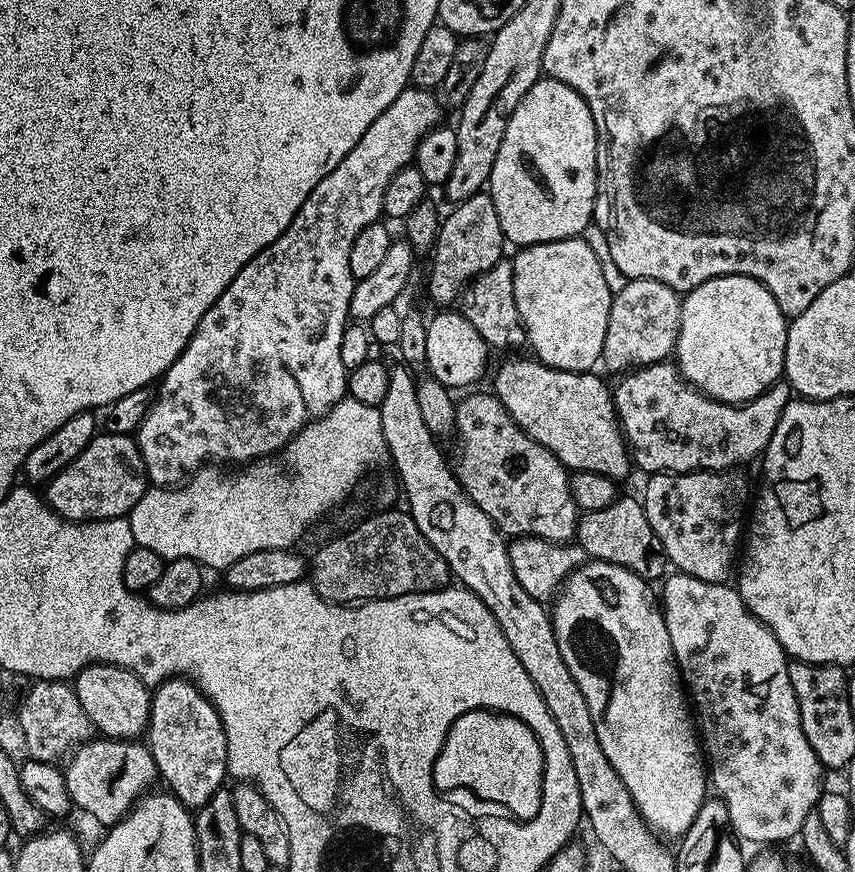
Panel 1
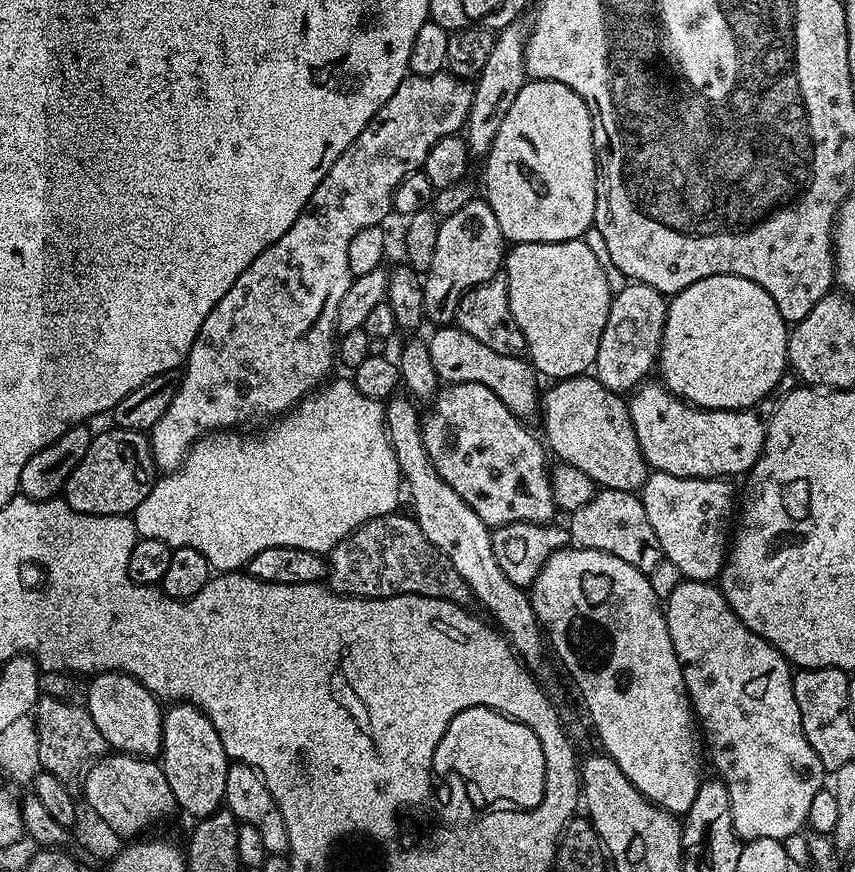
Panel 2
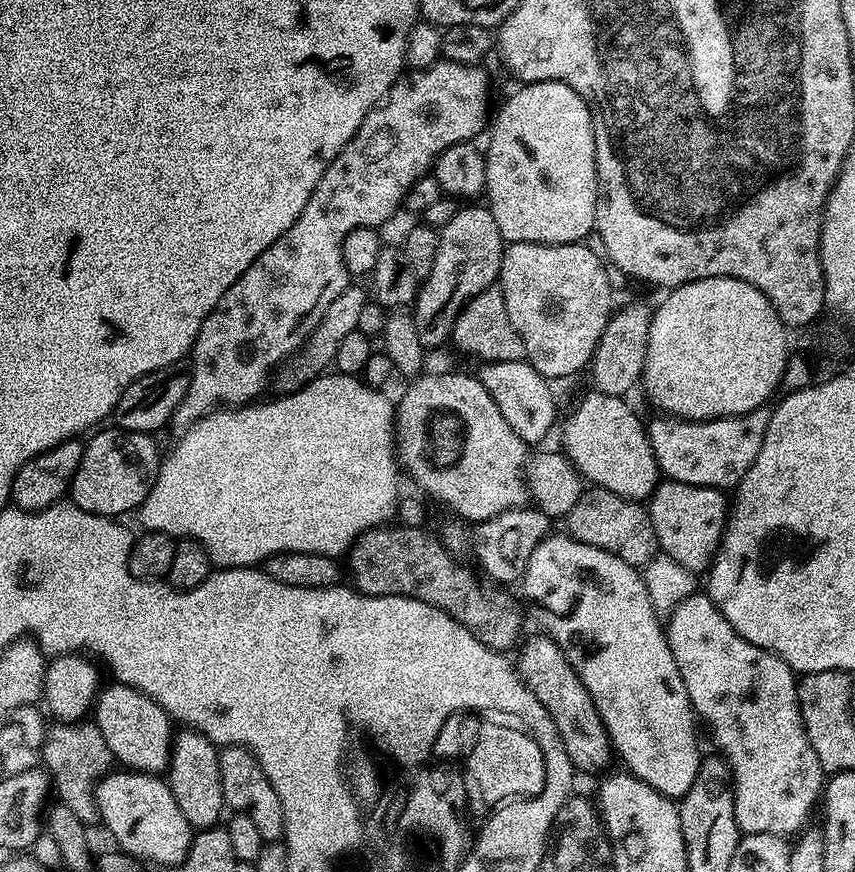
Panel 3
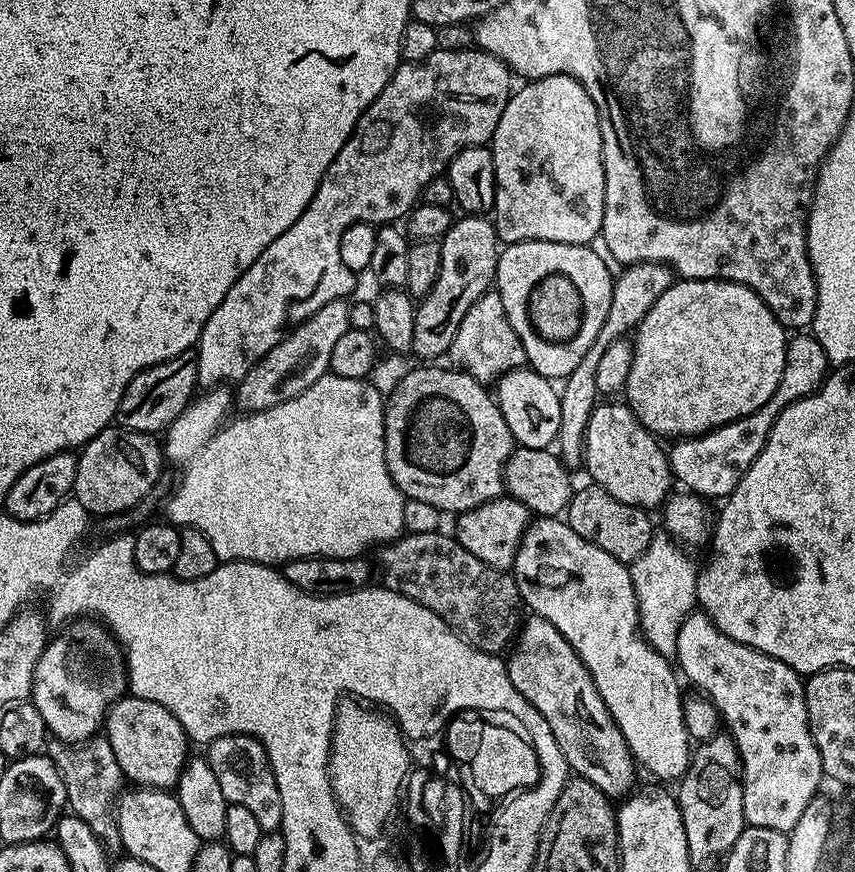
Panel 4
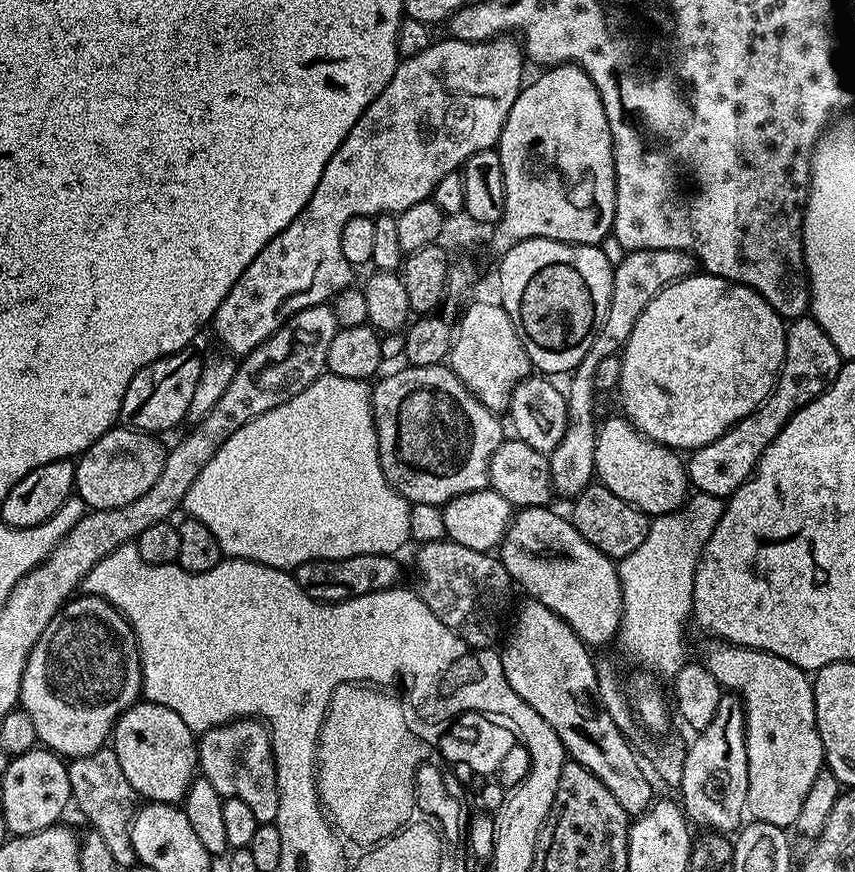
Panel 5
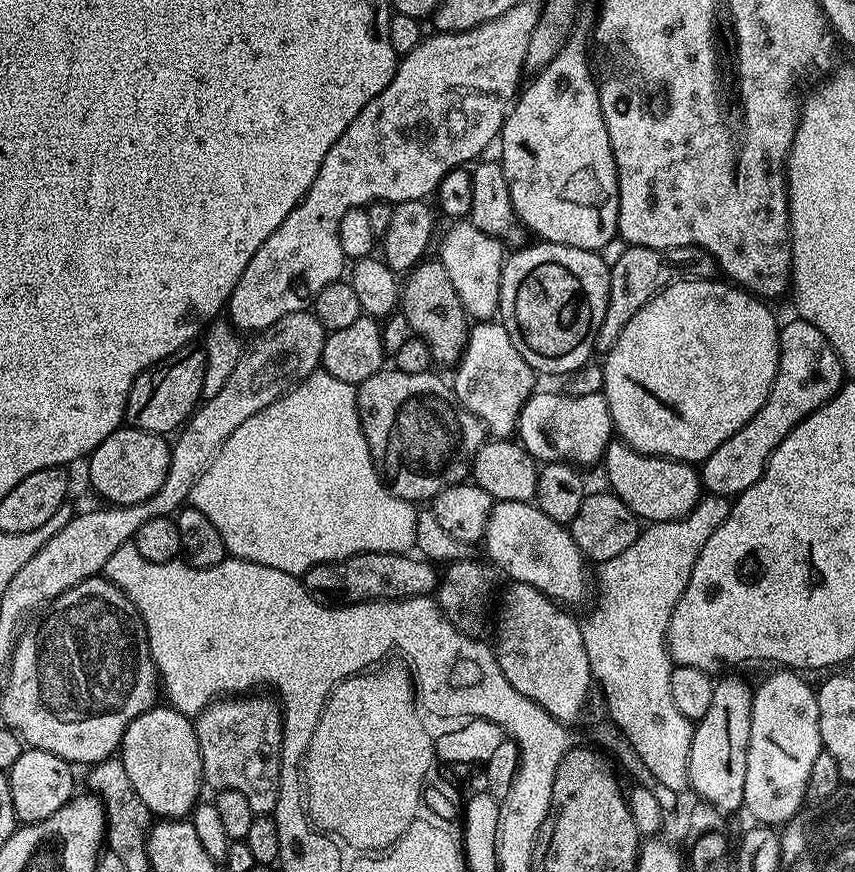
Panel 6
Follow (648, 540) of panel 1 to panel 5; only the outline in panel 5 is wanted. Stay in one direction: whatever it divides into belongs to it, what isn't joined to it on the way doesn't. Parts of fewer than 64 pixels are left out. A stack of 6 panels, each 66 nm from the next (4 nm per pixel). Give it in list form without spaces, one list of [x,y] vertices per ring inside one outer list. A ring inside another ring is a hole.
[[[599,482],[589,484],[586,490],[582,490],[582,494],[578,494],[571,501],[571,504],[570,519],[578,534],[582,534],[582,538],[586,538],[590,546],[606,554],[613,562],[626,558],[626,554],[634,554],[634,550],[638,550],[638,546],[646,542],[650,517],[642,510],[630,506],[630,502],[622,502],[618,494],[610,494],[610,490],[606,490],[604,484]]]

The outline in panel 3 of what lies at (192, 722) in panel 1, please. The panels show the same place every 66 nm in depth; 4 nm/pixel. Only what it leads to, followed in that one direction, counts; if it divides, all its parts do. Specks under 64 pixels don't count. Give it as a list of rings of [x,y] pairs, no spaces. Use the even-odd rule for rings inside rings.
[[[185,727],[180,731],[173,735],[172,760],[166,769],[166,779],[174,794],[174,802],[178,802],[182,814],[186,814],[186,822],[190,822],[193,829],[217,827],[226,812],[222,792],[222,774],[219,770],[220,754],[217,745],[194,728]]]

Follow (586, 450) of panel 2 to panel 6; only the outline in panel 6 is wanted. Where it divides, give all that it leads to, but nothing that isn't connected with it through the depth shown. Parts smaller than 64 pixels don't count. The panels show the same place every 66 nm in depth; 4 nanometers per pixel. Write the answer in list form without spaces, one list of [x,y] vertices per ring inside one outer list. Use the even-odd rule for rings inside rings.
[[[623,442],[609,443],[604,452],[603,468],[608,475],[607,487],[644,522],[681,520],[694,510],[702,495],[700,473],[693,465],[683,460],[666,460],[663,456],[647,456]]]

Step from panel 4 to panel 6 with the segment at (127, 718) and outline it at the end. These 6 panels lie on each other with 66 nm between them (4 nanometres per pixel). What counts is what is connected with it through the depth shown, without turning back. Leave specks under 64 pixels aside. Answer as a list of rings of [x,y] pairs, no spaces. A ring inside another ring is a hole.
[[[153,706],[126,726],[126,734],[118,749],[118,759],[130,778],[130,786],[138,790],[138,798],[146,802],[153,817],[179,820],[187,817],[201,799],[204,779],[196,725],[189,717],[171,706]]]

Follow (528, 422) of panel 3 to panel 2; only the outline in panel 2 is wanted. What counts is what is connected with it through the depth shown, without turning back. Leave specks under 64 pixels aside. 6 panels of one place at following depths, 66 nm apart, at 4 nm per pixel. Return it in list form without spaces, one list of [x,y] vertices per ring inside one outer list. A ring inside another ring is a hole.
[[[440,326],[435,329],[432,337],[427,337],[426,343],[430,362],[434,366],[436,376],[445,385],[478,382],[494,394],[508,407],[513,414],[521,418],[537,415],[542,404],[541,389],[536,389],[538,373],[527,359],[519,356],[503,356],[490,346],[482,346],[478,338],[466,334],[466,330],[455,326]]]

